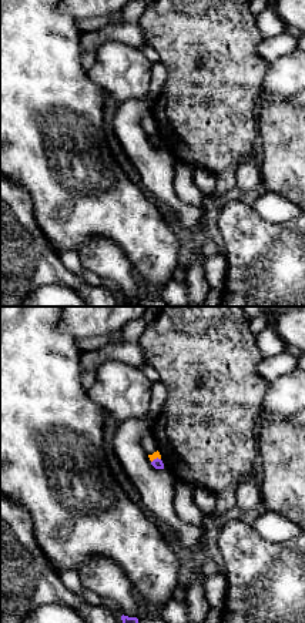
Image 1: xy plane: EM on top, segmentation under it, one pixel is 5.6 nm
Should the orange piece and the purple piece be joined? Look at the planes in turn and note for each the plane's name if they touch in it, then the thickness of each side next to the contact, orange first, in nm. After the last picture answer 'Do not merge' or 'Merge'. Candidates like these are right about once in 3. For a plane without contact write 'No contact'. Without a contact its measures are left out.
Touches orange in xy. Thickness 40 nm (orange) against 60 nm

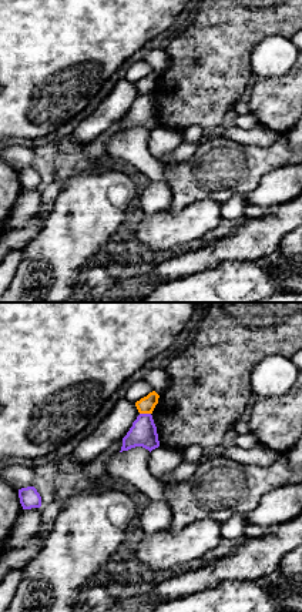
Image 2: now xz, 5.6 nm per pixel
Touches orange in xz. Thickness 100 nm (orange) against 150 nm

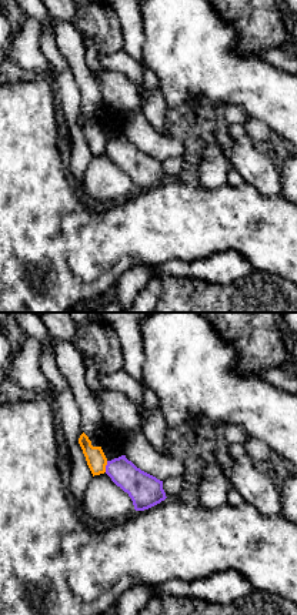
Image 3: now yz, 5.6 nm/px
Touches orange in yz. Thickness 110 nm (orange) against 180 nm

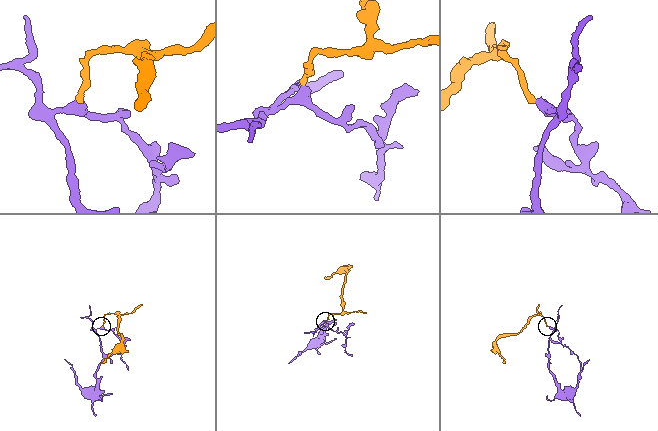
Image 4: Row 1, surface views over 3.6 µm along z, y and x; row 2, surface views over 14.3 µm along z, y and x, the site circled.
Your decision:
Do not merge

